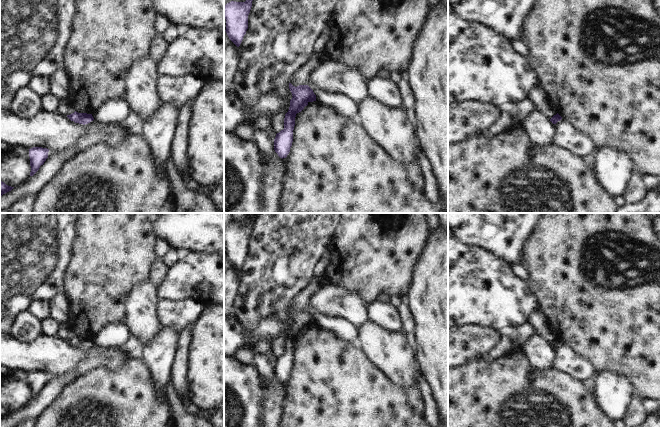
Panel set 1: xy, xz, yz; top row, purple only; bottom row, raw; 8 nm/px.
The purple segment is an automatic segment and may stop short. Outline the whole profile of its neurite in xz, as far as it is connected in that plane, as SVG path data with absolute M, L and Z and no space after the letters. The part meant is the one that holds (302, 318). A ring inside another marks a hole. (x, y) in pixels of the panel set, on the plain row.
M289 307L292 317L290 331L284 342L284 353L276 358L274 363L274 374L280 382L286 382L290 376L293 366L293 354L295 350L296 338L301 336L309 326L316 325L316 319L308 309L297 311Z

